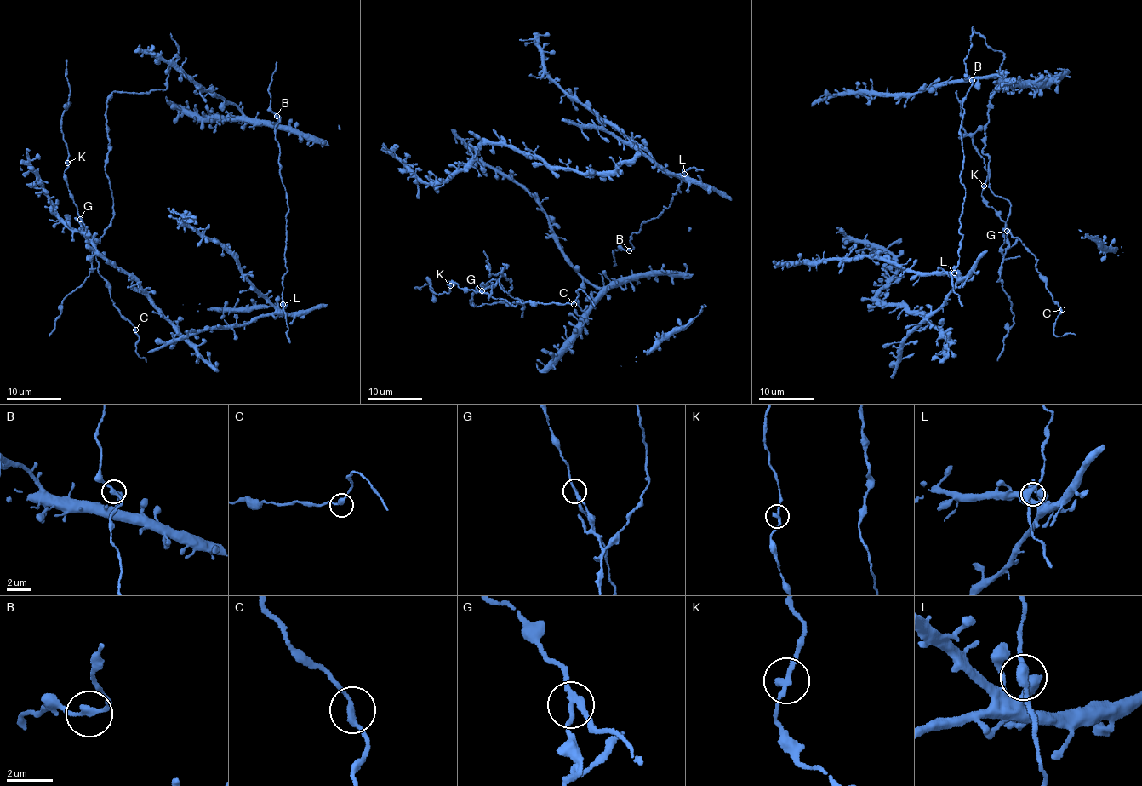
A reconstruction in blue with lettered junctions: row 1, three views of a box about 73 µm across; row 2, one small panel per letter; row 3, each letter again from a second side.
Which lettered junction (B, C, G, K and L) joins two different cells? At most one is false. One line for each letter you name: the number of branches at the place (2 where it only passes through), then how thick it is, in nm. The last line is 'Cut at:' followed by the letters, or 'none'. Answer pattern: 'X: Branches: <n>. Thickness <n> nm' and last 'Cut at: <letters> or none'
G: Branches: 3. Thickness 200 nm
Cut at: G

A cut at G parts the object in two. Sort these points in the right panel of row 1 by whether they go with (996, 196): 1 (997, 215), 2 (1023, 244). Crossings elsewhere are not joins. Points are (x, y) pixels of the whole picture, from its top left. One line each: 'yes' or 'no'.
1: no
2: no

